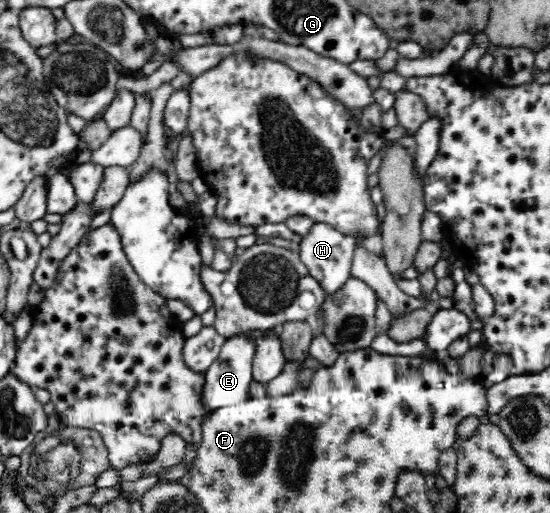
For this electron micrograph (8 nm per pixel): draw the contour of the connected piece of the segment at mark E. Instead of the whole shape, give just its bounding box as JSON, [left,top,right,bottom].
[198,334,254,417]

